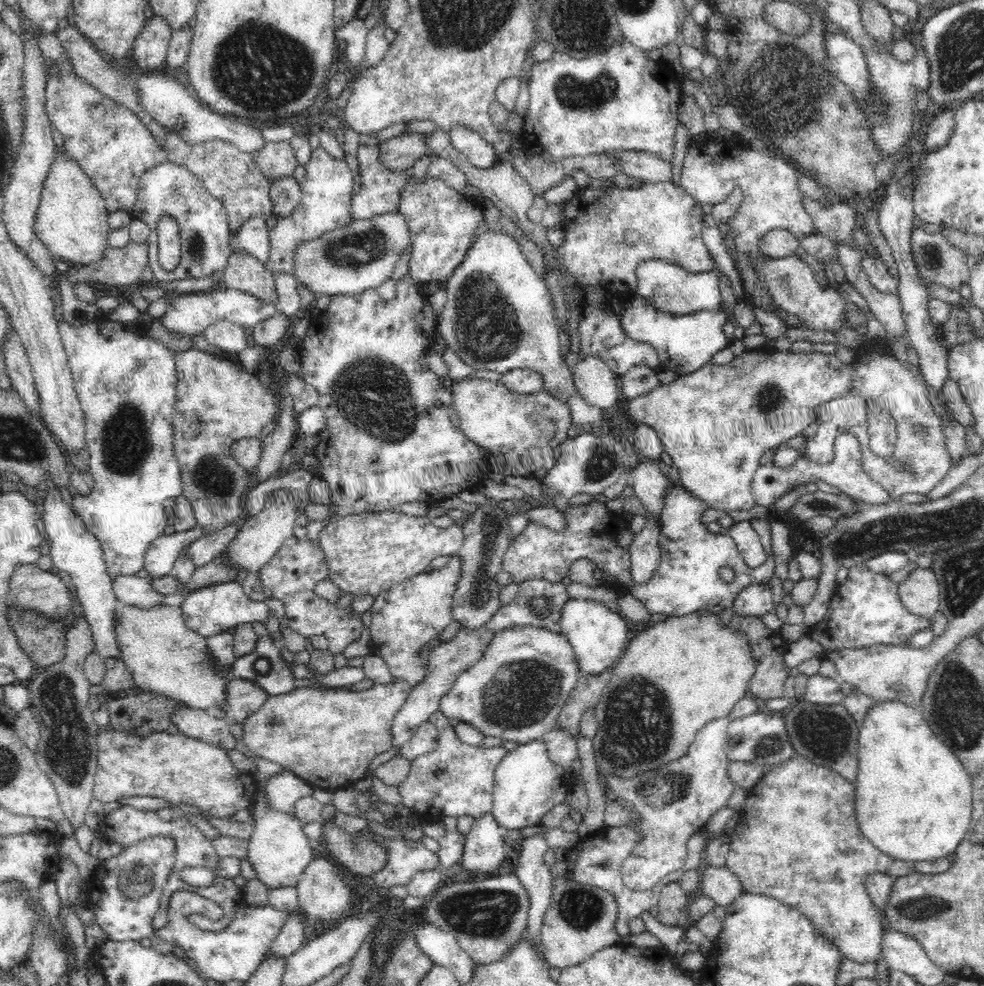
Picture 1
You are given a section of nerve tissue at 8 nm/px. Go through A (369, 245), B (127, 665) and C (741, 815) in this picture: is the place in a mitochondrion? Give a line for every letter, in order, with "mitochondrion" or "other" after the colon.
A: mitochondrion
B: other
C: other

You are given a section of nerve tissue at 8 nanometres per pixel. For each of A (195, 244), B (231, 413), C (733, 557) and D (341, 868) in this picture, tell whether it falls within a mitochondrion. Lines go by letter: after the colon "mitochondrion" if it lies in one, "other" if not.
A: mitochondrion
B: other
C: other
D: other

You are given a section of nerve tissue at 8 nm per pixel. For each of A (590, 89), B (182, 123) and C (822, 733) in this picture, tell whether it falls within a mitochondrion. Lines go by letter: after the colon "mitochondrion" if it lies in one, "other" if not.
A: mitochondrion
B: mitochondrion
C: mitochondrion

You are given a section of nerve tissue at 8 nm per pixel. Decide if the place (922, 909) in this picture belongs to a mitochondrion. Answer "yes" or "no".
yes

